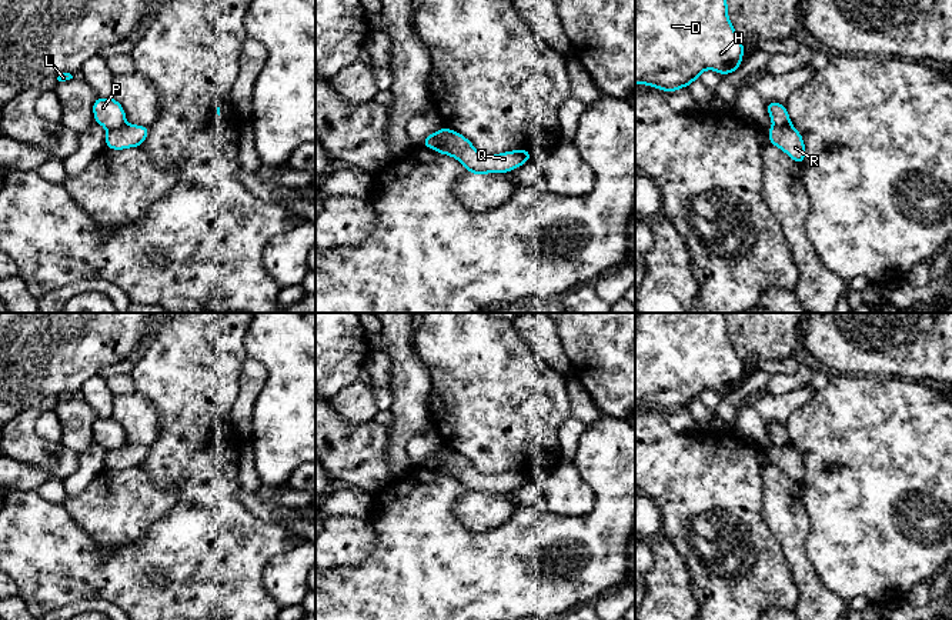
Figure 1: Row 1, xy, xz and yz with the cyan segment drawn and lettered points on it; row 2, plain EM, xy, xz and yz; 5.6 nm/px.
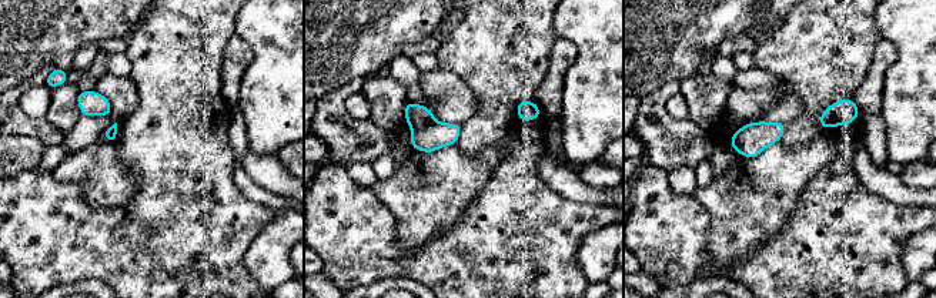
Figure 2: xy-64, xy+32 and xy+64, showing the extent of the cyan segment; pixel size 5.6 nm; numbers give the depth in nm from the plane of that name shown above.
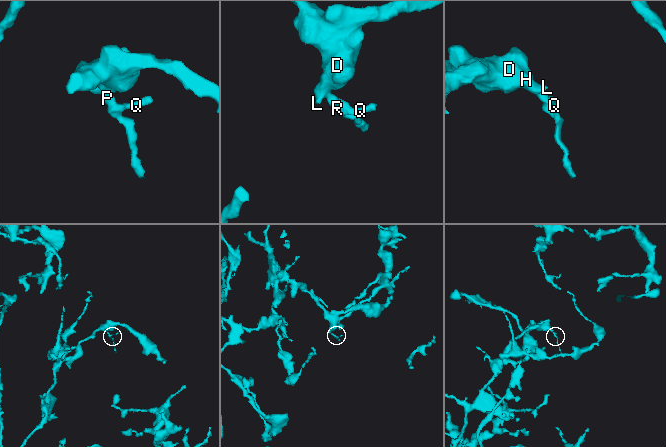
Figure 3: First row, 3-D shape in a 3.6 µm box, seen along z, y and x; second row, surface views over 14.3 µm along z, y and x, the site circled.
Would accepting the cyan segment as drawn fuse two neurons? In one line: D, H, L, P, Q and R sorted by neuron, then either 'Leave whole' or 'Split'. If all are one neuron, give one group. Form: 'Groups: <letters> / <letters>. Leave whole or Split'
Groups: D H L P / Q R. Split

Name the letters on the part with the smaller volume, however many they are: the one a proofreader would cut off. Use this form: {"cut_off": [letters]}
{"cut_off": ["Q", "R"]}

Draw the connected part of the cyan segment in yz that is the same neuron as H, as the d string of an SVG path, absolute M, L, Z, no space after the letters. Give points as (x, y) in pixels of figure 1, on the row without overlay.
M725 313L635 316L635 404L672 413L704 390L726 396L742 379L744 363L728 339Z

